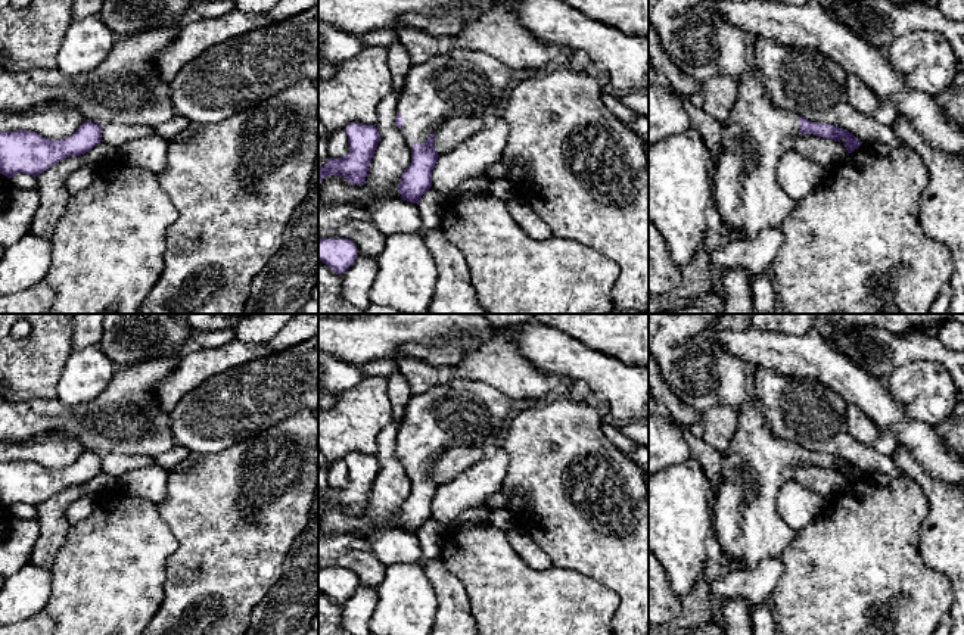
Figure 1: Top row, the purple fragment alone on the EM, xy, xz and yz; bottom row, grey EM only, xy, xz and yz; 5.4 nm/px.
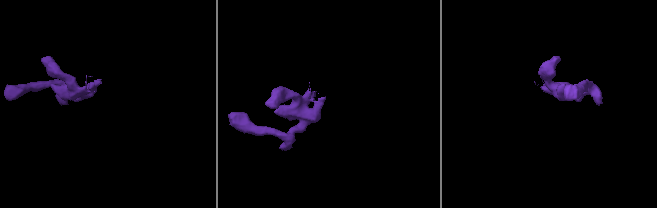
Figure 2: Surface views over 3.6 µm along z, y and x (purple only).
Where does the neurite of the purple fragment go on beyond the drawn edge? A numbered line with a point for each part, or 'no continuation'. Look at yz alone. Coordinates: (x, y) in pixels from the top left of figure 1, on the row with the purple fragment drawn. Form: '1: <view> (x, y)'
1: yz (748, 193)

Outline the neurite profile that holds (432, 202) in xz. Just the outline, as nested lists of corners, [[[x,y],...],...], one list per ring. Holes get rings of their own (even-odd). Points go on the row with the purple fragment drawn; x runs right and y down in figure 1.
[[[430,187],[420,199],[422,228],[419,234],[425,239],[426,234],[439,227],[447,196]]]

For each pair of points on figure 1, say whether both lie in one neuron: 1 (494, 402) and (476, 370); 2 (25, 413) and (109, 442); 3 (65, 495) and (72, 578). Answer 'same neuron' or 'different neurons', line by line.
1: different neurons
2: same neuron
3: different neurons

